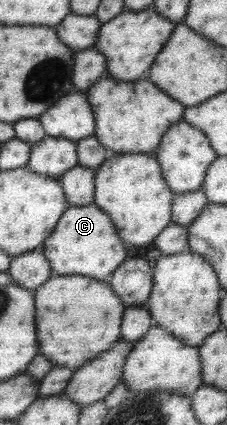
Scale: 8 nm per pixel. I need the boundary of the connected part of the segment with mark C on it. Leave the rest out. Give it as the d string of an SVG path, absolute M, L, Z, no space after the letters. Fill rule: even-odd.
M96 204L69 206L40 249L51 265L53 276L84 276L108 281L106 277L128 258L126 246L116 232L112 219Z

